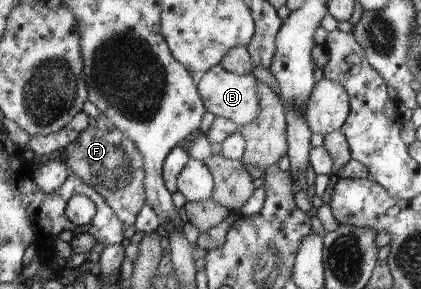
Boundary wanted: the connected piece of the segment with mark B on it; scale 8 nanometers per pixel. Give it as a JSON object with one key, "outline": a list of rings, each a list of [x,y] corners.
{"outline":[[[220,64],[203,74],[198,83],[198,90],[208,112],[215,117],[233,120],[239,128],[259,119],[259,112],[262,112],[261,94],[258,92],[257,80],[253,73],[245,75],[231,73]]]}

